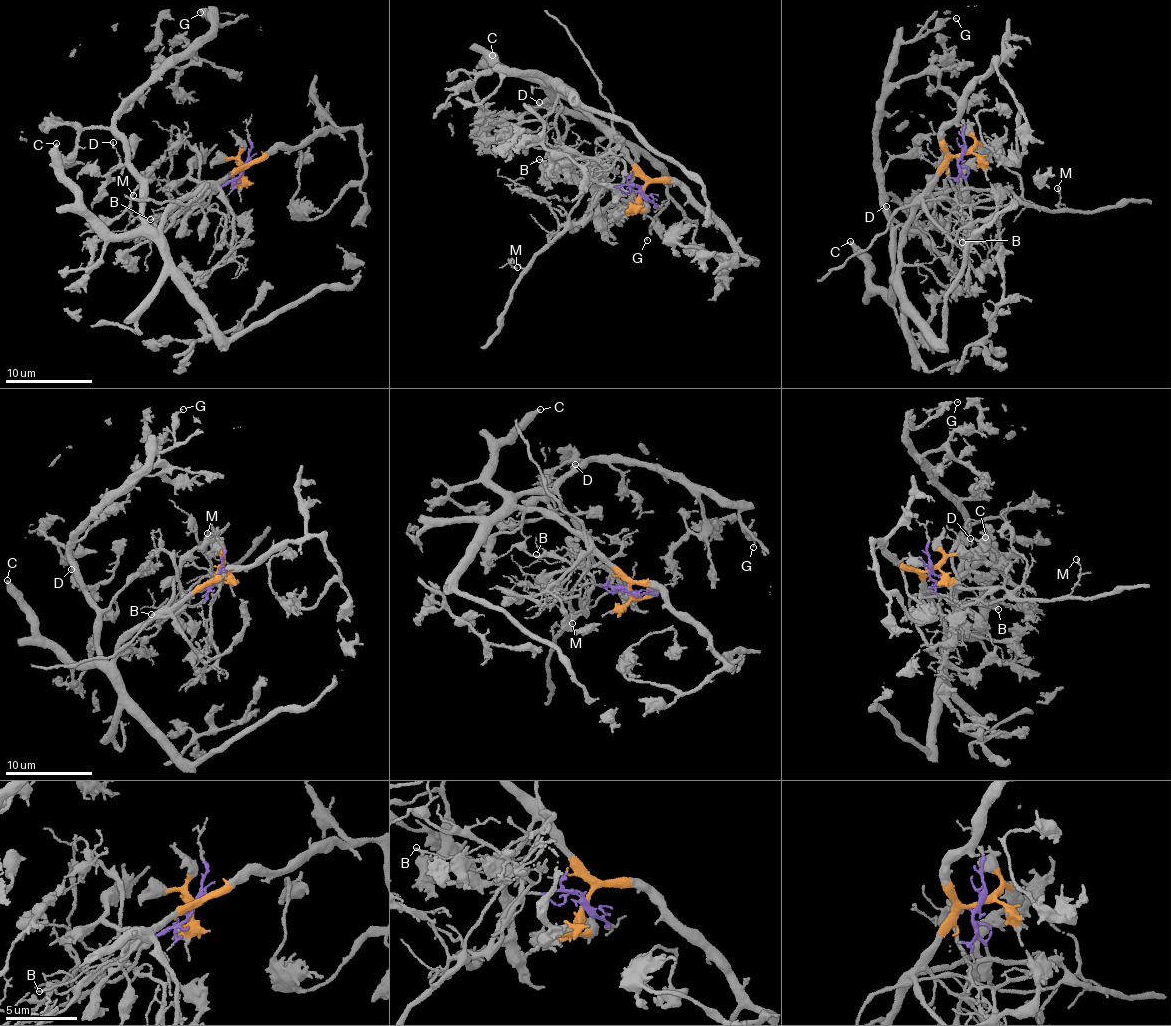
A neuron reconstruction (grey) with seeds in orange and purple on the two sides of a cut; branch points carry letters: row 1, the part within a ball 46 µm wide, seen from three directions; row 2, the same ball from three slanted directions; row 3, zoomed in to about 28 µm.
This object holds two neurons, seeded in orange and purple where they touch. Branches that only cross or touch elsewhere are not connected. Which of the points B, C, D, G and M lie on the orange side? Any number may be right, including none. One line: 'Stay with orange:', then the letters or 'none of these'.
Stay with orange: C, D, G

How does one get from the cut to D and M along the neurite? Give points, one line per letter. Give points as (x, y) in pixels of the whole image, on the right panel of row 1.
D: (960, 154), (942, 161), (900, 244), (900, 263), (896, 272), (895, 231), (892, 225), (896, 220), (885, 205)
M: (960, 154), (971, 187), (1008, 191), (1025, 204), (1058, 212), (1067, 209), (1059, 206), (1057, 188)

